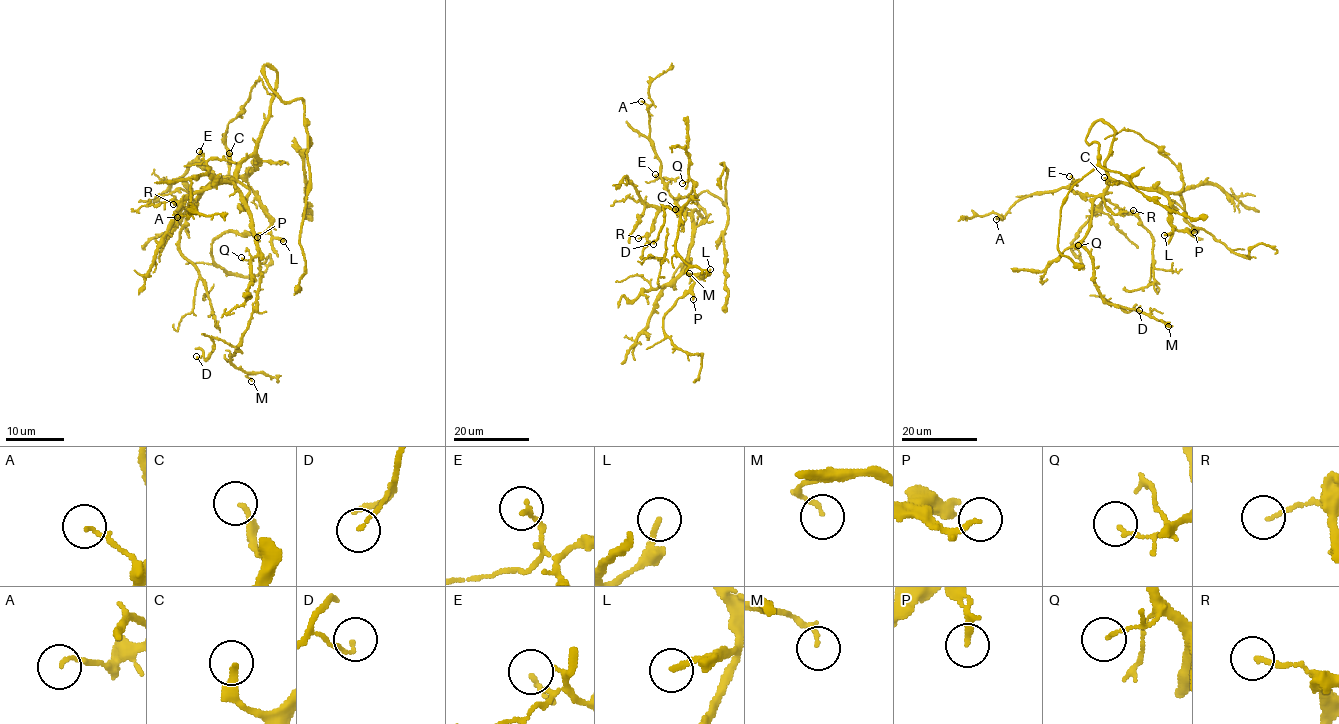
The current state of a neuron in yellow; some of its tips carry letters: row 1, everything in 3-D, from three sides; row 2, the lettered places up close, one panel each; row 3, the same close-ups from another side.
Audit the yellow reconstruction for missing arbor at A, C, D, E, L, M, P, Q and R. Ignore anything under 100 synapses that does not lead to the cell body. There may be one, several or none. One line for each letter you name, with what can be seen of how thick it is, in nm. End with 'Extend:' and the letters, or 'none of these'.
C: 200 nm thick
Extend: C

